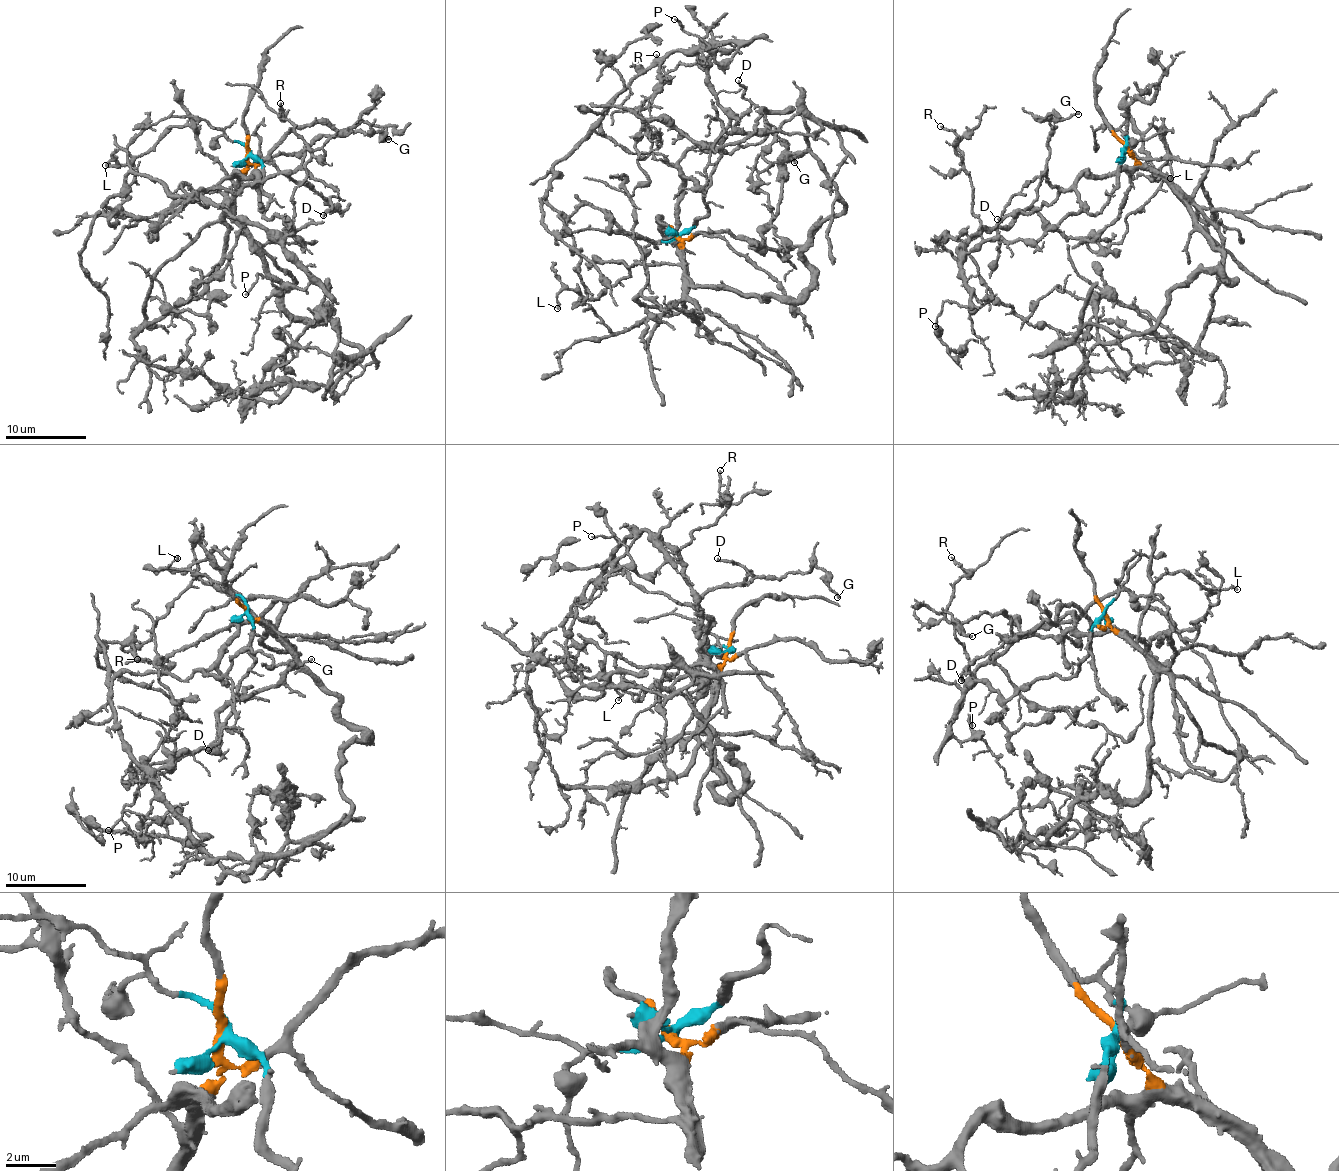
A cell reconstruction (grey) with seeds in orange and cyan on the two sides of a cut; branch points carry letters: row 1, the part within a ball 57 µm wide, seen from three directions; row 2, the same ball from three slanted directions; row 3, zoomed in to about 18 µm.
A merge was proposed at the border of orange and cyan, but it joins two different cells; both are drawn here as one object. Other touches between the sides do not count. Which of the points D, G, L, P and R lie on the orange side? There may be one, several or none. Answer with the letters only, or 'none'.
D, G, L

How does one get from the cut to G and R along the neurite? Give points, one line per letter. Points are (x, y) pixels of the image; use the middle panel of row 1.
G: (677, 237), (680, 244), (675, 238), (679, 160), (695, 147), (712, 143), (729, 153), (770, 133), (794, 163)
R: (677, 237), (707, 213), (710, 172), (728, 113), (707, 69), (697, 67), (704, 62), (664, 70), (656, 54)

